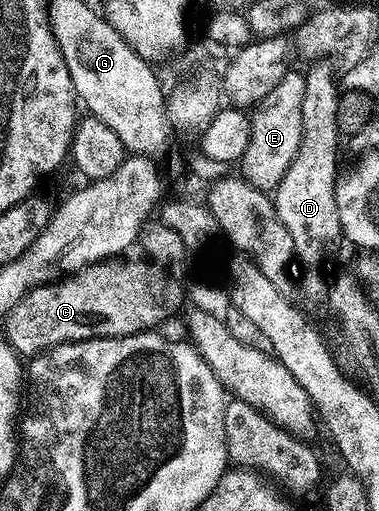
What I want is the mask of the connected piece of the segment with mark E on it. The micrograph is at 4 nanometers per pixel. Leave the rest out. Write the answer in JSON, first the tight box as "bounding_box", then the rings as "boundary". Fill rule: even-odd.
{"bounding_box":[238,72,306,190],"boundary":[[[285,72],[284,78],[259,101],[251,110],[249,123],[249,143],[238,162],[239,176],[249,181],[255,189],[275,190],[282,175],[290,167],[298,147],[302,143],[302,94],[306,92],[305,74]]]}

